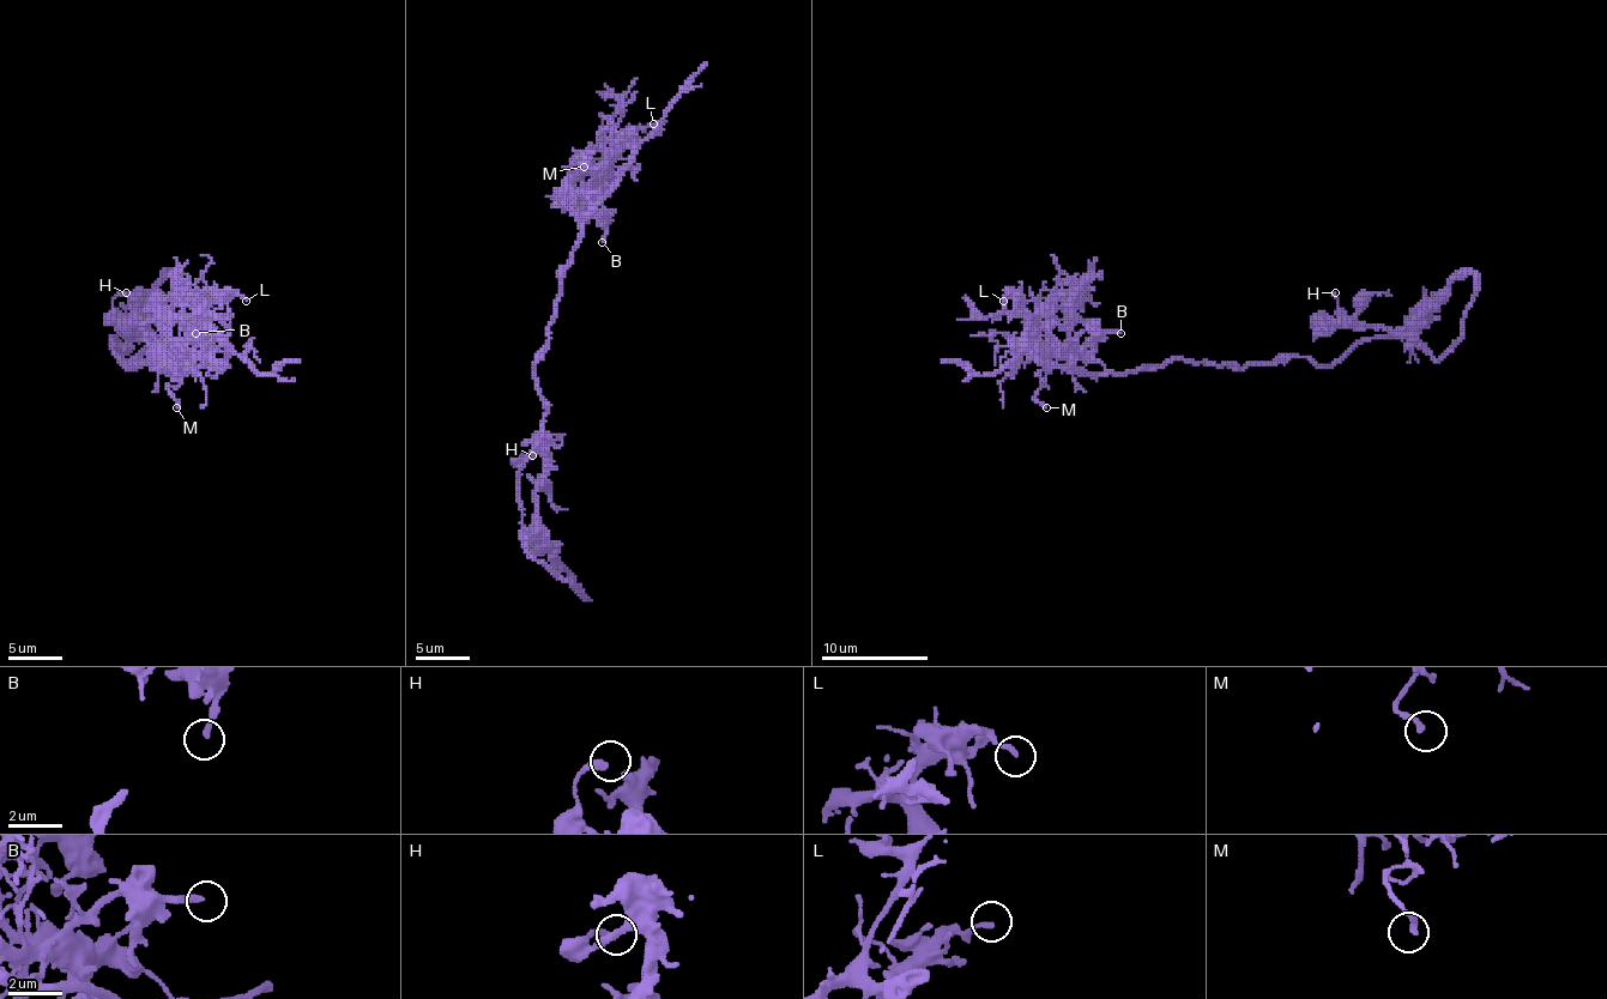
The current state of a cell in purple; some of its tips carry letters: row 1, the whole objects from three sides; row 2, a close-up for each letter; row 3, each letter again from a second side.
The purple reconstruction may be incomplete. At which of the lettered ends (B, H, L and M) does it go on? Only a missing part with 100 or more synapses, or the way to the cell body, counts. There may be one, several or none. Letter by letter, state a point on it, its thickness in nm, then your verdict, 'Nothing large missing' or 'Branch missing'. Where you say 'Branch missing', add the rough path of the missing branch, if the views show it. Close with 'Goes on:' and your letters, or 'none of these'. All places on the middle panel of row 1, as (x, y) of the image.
B: Place: (602, 242). Thickness 200 nm. Nothing large missing
H: Place: (532, 455). Thickness 240 nm. Nothing large missing
L: Place: (653, 123). Thickness 170 nm. Nothing large missing
M: Place: (584, 167). Thickness 200 nm. Nothing large missing
Goes on: none of these

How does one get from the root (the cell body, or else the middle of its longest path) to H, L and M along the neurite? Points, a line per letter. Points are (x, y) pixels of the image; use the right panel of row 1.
H: (1333, 362), (1372, 338), (1413, 338), (1437, 359), (1461, 335), (1474, 277), (1394, 330), (1333, 325), (1335, 292)
L: (1333, 362), (1174, 359), (1088, 375), (1051, 357), (1025, 306), (1008, 292), (1003, 301)
M: (1333, 362), (1279, 357), (1231, 368), (1174, 359), (1112, 373), (1057, 351), (1035, 397), (1046, 407)

